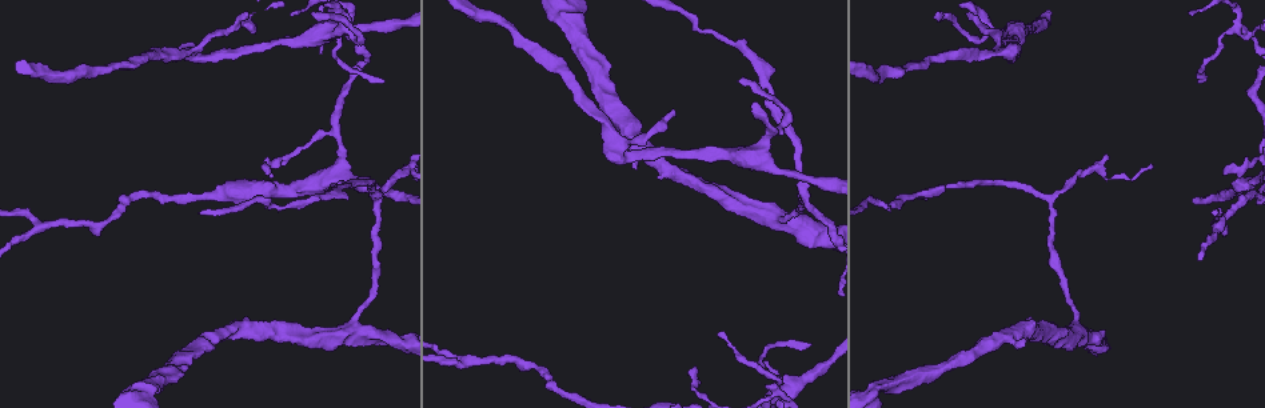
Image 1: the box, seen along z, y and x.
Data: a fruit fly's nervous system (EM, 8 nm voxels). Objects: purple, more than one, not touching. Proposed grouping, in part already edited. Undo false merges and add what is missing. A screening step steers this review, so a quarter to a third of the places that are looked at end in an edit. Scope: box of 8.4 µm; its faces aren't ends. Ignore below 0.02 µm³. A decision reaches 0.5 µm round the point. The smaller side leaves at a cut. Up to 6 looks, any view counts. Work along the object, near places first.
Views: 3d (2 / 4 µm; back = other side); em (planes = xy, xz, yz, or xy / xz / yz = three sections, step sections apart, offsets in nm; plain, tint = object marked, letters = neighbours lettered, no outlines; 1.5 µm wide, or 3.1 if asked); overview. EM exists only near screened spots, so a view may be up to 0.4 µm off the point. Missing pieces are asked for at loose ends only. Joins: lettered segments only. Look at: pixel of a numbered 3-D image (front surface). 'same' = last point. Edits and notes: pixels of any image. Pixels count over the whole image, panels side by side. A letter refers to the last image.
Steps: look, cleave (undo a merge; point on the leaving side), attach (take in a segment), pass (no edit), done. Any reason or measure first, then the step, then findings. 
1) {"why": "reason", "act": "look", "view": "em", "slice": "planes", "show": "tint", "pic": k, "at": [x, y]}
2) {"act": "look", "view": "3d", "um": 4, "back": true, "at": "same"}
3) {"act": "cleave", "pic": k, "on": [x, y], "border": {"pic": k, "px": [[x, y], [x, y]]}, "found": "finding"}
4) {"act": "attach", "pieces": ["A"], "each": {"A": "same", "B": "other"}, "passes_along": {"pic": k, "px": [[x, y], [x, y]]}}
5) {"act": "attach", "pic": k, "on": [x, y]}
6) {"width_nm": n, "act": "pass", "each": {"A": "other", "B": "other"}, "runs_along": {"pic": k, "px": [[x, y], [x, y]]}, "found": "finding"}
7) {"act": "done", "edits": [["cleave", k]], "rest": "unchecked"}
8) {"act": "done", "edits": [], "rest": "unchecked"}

{"why": "a fork", "act": "look", "view": "em", "slice": "planes", "show": "letters", "pic": 1, "at": [777, 388]}

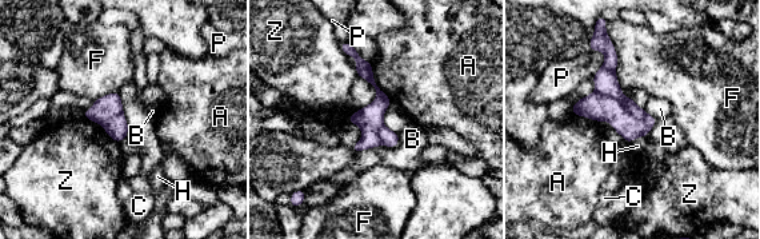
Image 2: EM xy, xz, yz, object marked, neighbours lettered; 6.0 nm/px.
{"act": "cleave", "pic": 2, "on": [599, 107], "each": {"A": "other", "B": "other", "C": "other", "F": "other", "H": "other", "P": "other", "Z": "other"}, "border": {"pic": 2, "px": [[596, 90], [634, 116], [647, 115]]}, "found": "a second neuron is stuck on"}

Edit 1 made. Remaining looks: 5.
{"why": "three-way junction", "act": "look", "view": "3d", "um": 2, "pic": 1, "at": [1077, 329]}

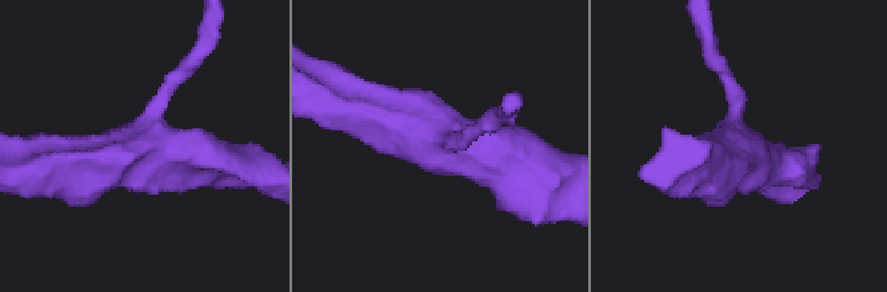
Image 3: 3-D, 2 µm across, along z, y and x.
{"arms": 3, "act": "look", "view": "em", "slice": "planes", "show": "plain", "pic": 3, "at": [450, 140]}

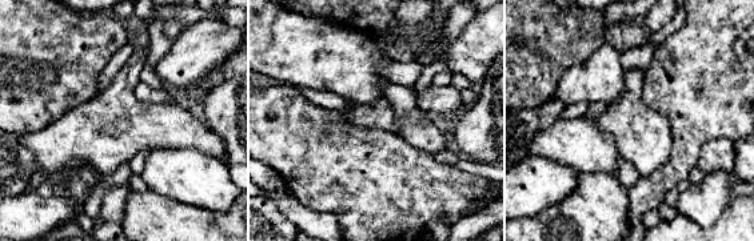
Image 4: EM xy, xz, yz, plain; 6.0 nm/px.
{"act": "look", "view": "em", "slice": "planes", "show": "letters", "at": "same"}

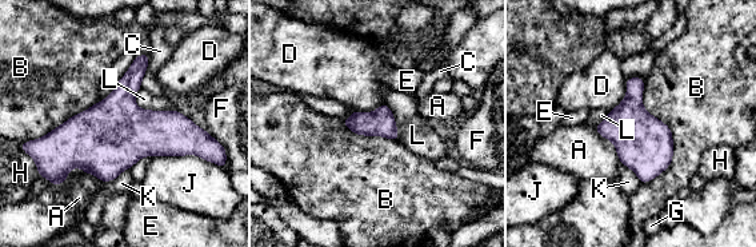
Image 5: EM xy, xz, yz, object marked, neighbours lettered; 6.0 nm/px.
{"width_nm": 160, "act": "pass", "each": {"A": "other", "B": "other", "C": "other", "D": "other", "E": "other", "F": "other", "G": "other", "H": "other", "J": "other", "K": "other", "L": "other"}, "border": {"pic": 5, "px": [[643, 79], [672, 160], [642, 184]]}, "found": "one neuron here"}

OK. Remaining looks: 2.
{"why": "sharp bend", "act": "look", "view": "em", "slice": "planes", "show": "plain", "pic": 1, "at": [618, 156]}

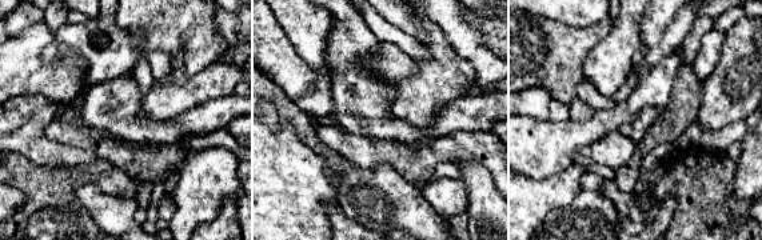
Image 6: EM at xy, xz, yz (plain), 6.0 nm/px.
{"act": "look", "view": "em", "slice": "planes", "show": "letters", "at": "same"}

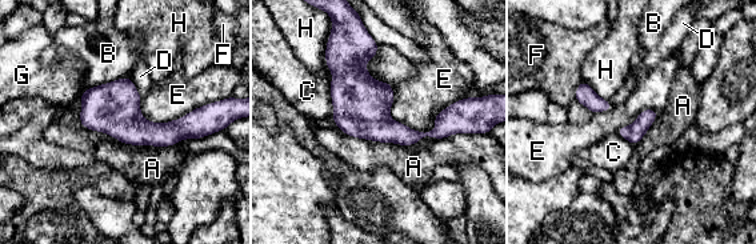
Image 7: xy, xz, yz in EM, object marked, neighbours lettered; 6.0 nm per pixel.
{"act": "pass", "each": {"A": "other", "B": "other", "C": "other", "D": "other", "E": "other", "F": "other", "G": "other", "H": "other"}, "border": {"pic": 7, "px": [[467, 96], [427, 131], [388, 115]]}, "found": "one neuron here"}

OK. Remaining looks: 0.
{"act": "done", "edits": [["cleave", 2]], "rest": "unchecked"}

